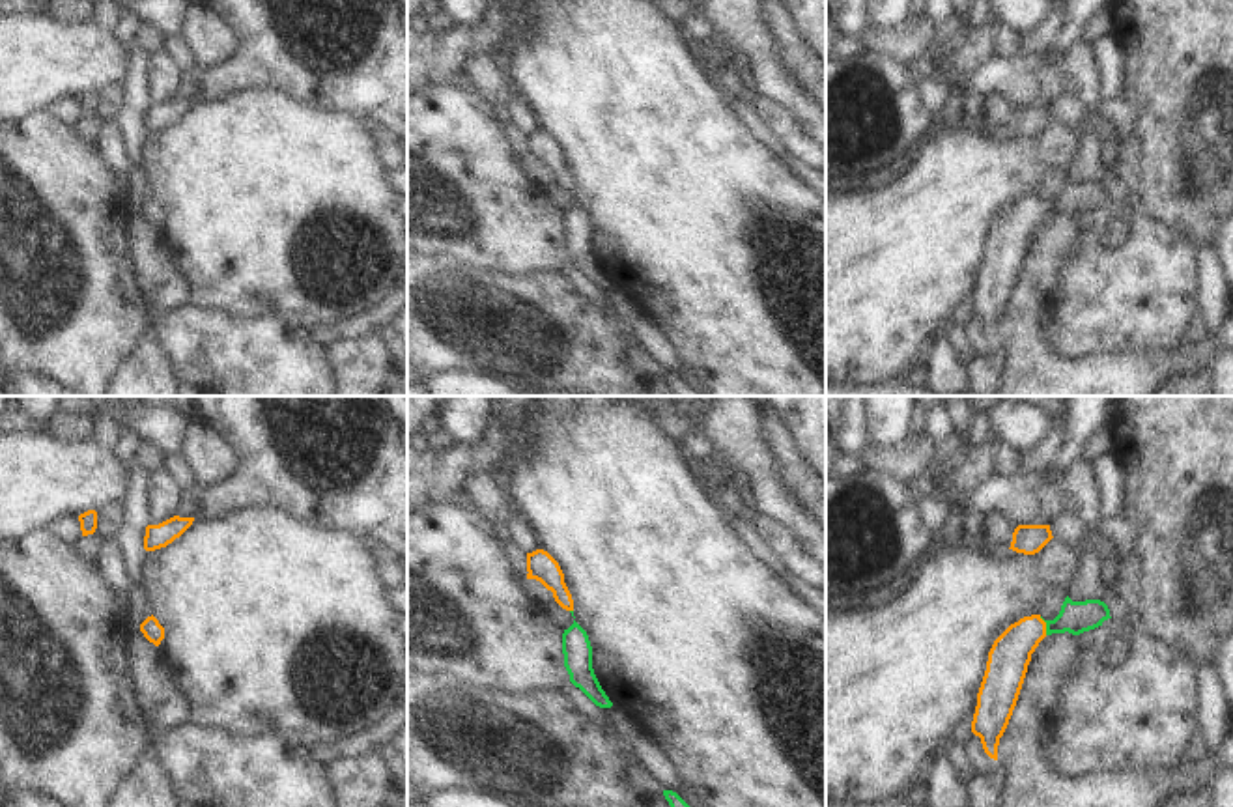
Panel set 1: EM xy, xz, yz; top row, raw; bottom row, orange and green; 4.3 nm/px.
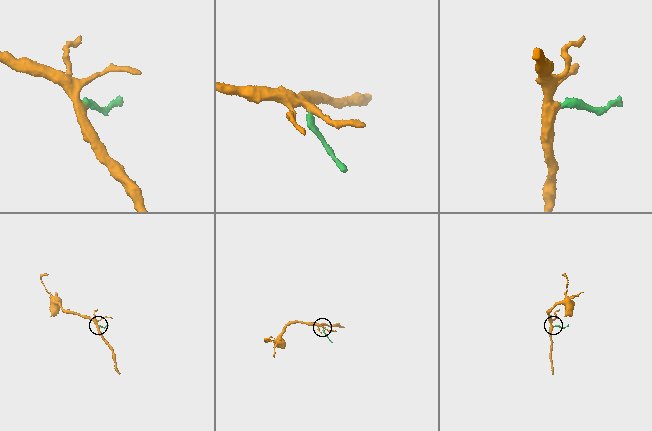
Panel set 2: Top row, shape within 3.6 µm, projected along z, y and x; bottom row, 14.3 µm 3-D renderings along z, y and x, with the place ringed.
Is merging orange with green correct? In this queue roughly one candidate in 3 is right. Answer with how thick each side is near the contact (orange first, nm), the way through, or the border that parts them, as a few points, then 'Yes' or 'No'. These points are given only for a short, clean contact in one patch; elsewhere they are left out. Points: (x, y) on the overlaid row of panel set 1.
Thickness 180 nm (orange) against 140 nm. Path across: yz (1009, 656), (1045, 626), (1058, 626), (1075, 617). Yes

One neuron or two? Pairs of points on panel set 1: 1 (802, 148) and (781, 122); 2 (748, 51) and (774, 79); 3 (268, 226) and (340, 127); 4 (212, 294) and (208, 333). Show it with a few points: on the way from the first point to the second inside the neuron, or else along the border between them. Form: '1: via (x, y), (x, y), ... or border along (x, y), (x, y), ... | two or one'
1: via (796, 142), (785, 127) | one
2: via (755, 58), (766, 71) | one
3: via (284, 202), (333, 152) | one
4: border along (187, 303), (253, 318) | two

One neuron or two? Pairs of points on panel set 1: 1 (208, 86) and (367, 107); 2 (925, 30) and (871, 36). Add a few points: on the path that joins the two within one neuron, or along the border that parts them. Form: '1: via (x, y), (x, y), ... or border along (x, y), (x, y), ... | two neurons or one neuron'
1: via (247, 73), (327, 73) | one neuron
2: via (912, 38), (884, 38) | one neuron

